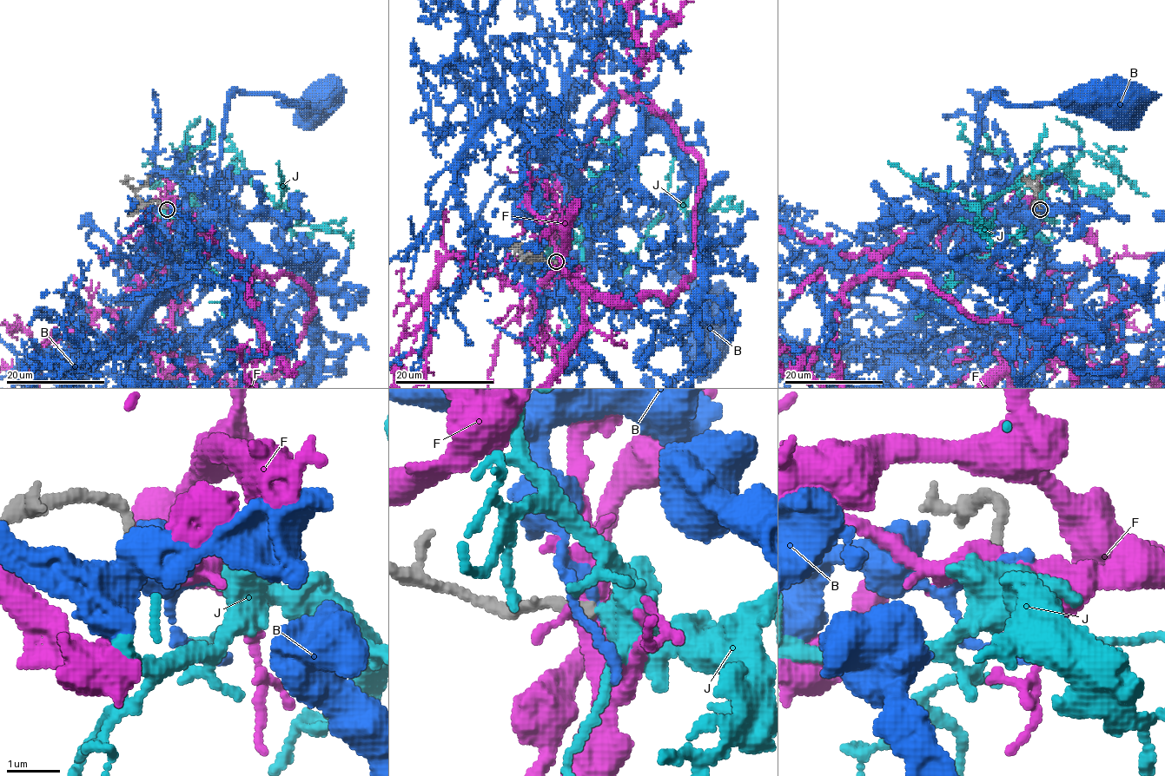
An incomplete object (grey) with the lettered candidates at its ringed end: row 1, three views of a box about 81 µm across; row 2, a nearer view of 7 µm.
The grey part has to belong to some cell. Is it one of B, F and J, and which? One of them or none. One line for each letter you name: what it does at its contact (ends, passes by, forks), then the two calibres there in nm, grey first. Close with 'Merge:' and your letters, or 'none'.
J: it passes by; calibres 240 and 420 nm
Merge: J

